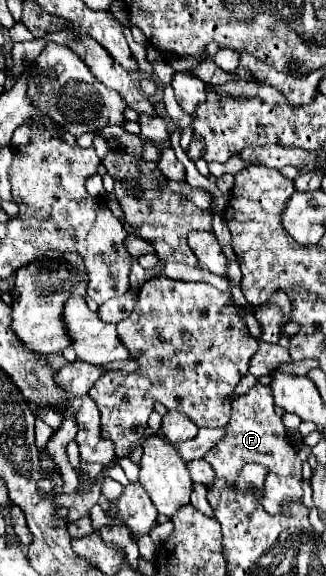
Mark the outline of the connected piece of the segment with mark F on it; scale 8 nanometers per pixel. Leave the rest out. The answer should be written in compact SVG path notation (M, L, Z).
M257 383L249 393L241 395L231 403L231 419L225 425L225 435L205 453L205 461L213 467L217 477L223 477L227 485L235 485L243 465L259 463L267 467L267 477L261 489L253 487L253 493L259 497L259 503L267 509L267 513L283 513L283 509L291 501L303 503L303 487L301 487L301 459L297 449L289 441L287 427L281 417L275 413L275 401L269 385Z

